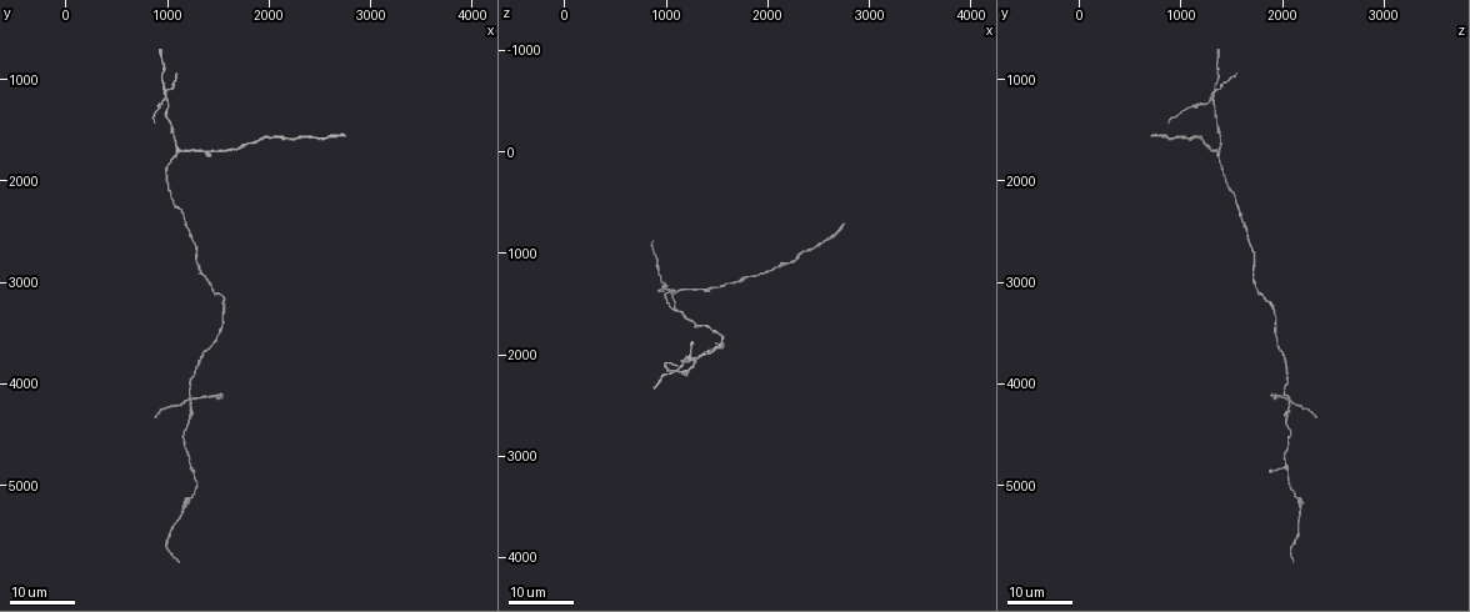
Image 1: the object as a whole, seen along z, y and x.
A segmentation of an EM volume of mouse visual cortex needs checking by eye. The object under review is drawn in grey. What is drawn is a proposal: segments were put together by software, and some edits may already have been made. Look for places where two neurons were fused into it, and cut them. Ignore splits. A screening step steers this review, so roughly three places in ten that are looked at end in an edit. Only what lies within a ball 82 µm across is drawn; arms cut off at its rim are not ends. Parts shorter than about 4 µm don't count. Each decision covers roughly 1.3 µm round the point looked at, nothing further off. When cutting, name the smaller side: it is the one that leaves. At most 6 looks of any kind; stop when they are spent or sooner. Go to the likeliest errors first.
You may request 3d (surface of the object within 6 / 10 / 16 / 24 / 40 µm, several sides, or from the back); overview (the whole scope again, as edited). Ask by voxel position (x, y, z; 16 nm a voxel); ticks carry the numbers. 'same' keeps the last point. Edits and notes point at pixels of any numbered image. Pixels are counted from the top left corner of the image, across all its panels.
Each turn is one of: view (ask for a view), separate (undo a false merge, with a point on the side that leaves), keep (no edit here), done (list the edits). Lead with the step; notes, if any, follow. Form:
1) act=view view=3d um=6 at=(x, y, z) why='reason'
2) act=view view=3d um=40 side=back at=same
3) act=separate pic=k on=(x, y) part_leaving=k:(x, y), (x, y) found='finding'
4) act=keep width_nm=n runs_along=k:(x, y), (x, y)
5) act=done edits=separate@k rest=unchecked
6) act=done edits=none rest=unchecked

act=view view=3d um=24 at=(1260, 4140, 2020) why='four arms meet'

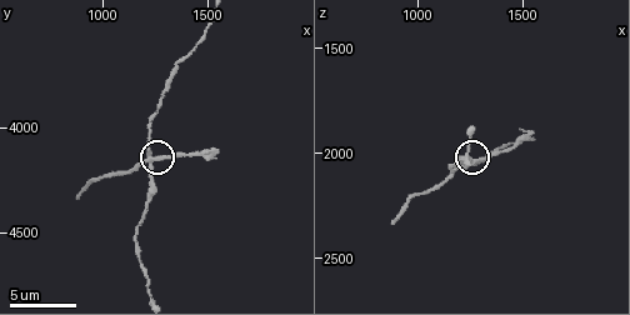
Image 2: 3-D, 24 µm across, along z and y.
act=view view=3d um=10 at=same

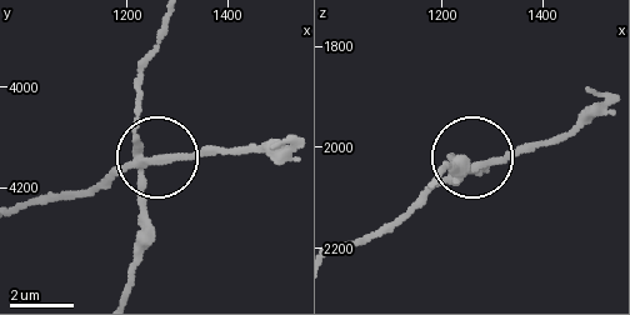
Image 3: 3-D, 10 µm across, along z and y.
act=view view=3d um=6 at=same why='zoom in'

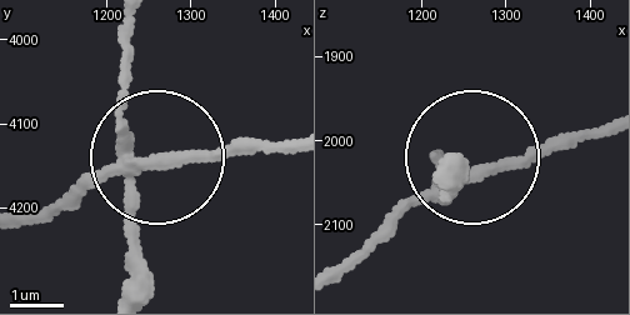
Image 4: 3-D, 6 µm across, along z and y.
act=separate pic=4 on=(193, 154) arms=4 part_leaving=4:(118, 170), (28, 211) found='two neurons meet here'

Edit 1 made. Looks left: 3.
act=view view=overview

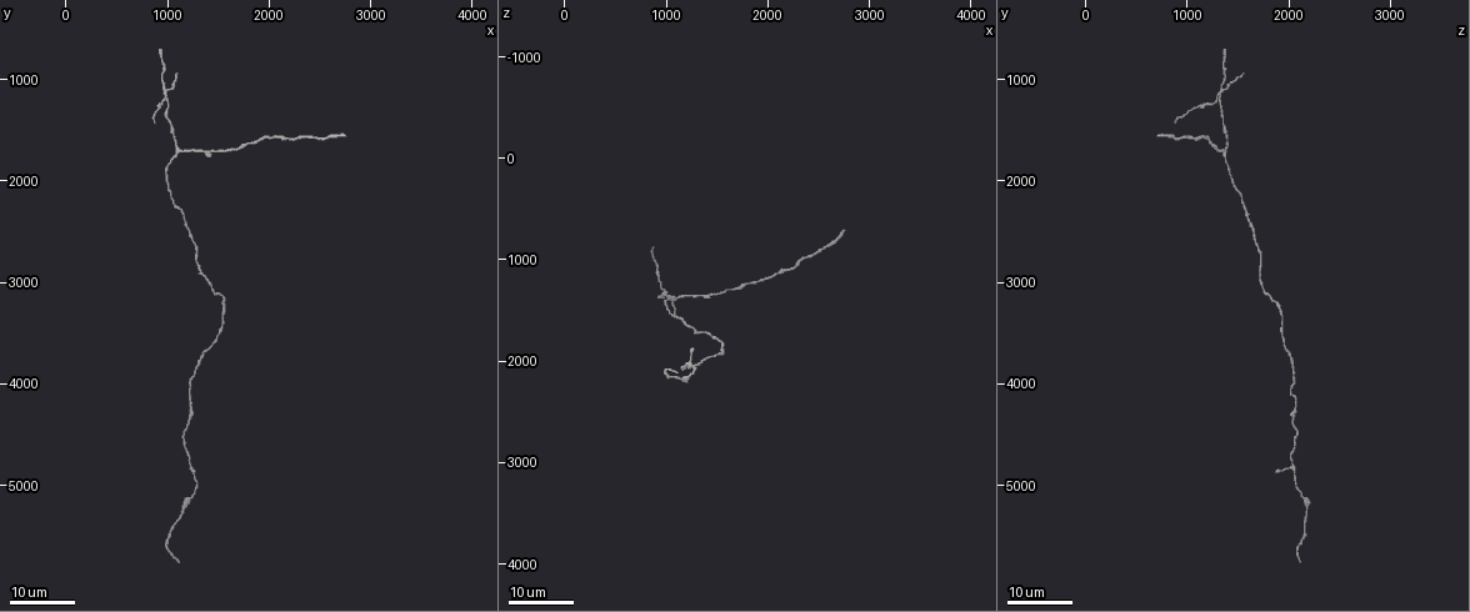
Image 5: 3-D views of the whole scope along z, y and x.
act=view view=3d um=16 at=(1100, 1720, 1360) why='a fork'

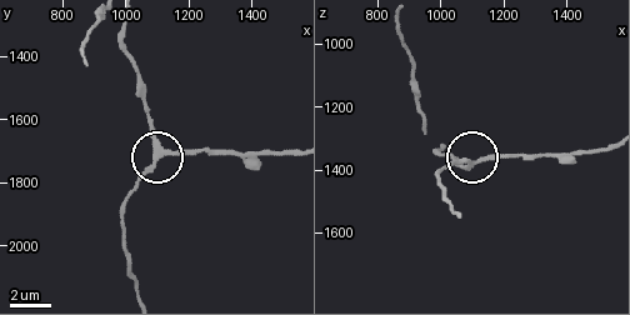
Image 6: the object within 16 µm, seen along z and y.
act=view view=3d um=10 at=(1110, 1700, 1370)

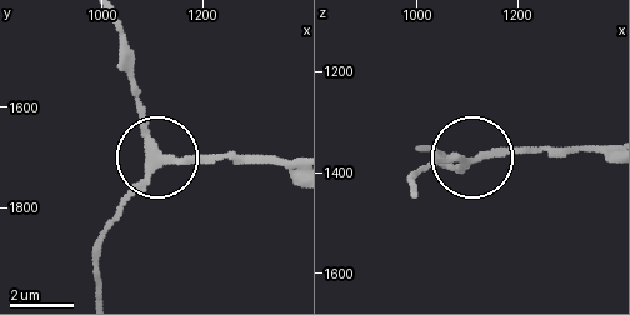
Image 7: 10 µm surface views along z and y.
act=separate pic=7 on=(209, 163) part_leaving=7:(165, 161), (293, 161) found='two neurons meet here'

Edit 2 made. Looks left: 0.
act=done edits=separate@4,separate@7 rest=unchecked

